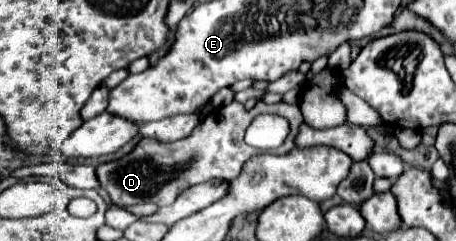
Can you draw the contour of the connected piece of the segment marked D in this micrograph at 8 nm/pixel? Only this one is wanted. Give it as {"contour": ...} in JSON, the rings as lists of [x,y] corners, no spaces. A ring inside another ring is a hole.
{"contour":[[[231,101],[221,109],[211,111],[195,129],[195,133],[191,133],[191,137],[179,139],[175,143],[141,139],[135,145],[135,149],[123,155],[121,159],[99,163],[97,165],[99,187],[103,187],[109,199],[121,207],[139,205],[139,203],[155,203],[157,207],[165,207],[165,205],[171,205],[183,191],[191,189],[193,185],[199,185],[211,179],[233,181],[239,177],[243,163],[249,157],[261,153],[261,149],[249,147],[243,141],[245,129],[249,127],[251,119],[261,113],[279,113],[291,121],[291,125],[295,127],[295,135],[289,135],[285,141],[285,151],[291,151],[295,147],[295,137],[303,123],[303,115],[297,105],[289,105],[283,101],[269,105],[269,103],[257,101],[253,109],[245,109],[241,103]]]}

